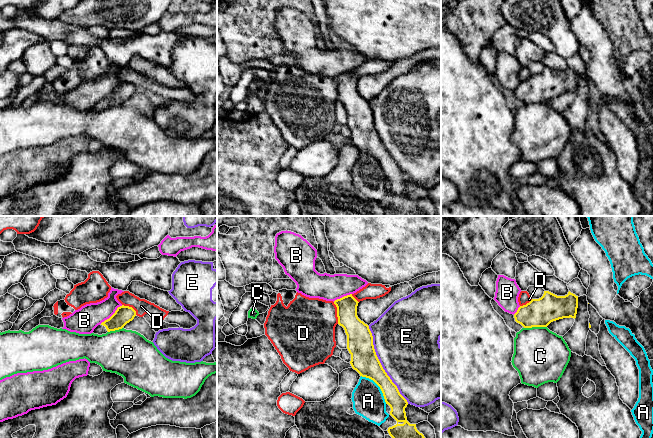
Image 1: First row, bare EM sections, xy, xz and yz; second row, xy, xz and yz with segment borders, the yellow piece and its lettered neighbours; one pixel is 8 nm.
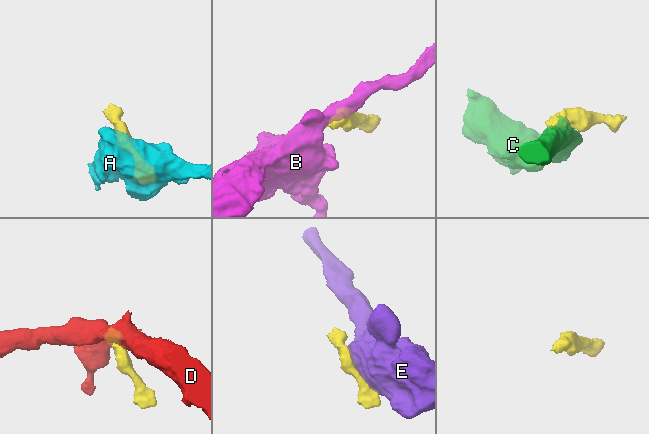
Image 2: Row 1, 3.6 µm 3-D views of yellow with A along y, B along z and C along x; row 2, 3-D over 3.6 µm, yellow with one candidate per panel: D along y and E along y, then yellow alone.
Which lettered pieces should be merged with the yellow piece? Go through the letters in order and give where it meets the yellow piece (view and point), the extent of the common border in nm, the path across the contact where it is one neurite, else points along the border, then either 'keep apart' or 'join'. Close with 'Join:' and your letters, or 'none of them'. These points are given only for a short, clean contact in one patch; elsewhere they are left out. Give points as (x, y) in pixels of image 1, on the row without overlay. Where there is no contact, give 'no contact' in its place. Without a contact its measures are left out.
A: xz (378, 161) | 300 nm | keep apart
B: xy (112, 91) | 240 nm | along xy (122, 81), (100, 99) | keep apart
C: yz (535, 102) | 180 nm | along yz (546, 102), (524, 104) | keep apart
D: xz (337, 89) | 180 nm | along xz (333, 78), (336, 83), (338, 99) | keep apart
E: xz (381, 141) | 700 nm | keep apart
Join: none of them

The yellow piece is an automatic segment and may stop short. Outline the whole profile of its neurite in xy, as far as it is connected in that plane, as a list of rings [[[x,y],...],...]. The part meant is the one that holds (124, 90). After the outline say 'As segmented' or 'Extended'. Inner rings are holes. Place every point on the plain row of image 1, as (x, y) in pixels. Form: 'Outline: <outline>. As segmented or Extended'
Outline: [[[120,82],[115,89],[107,96],[98,101],[93,109],[102,111],[110,107],[122,105],[127,99],[136,92],[136,87],[129,82]]]. Extended

